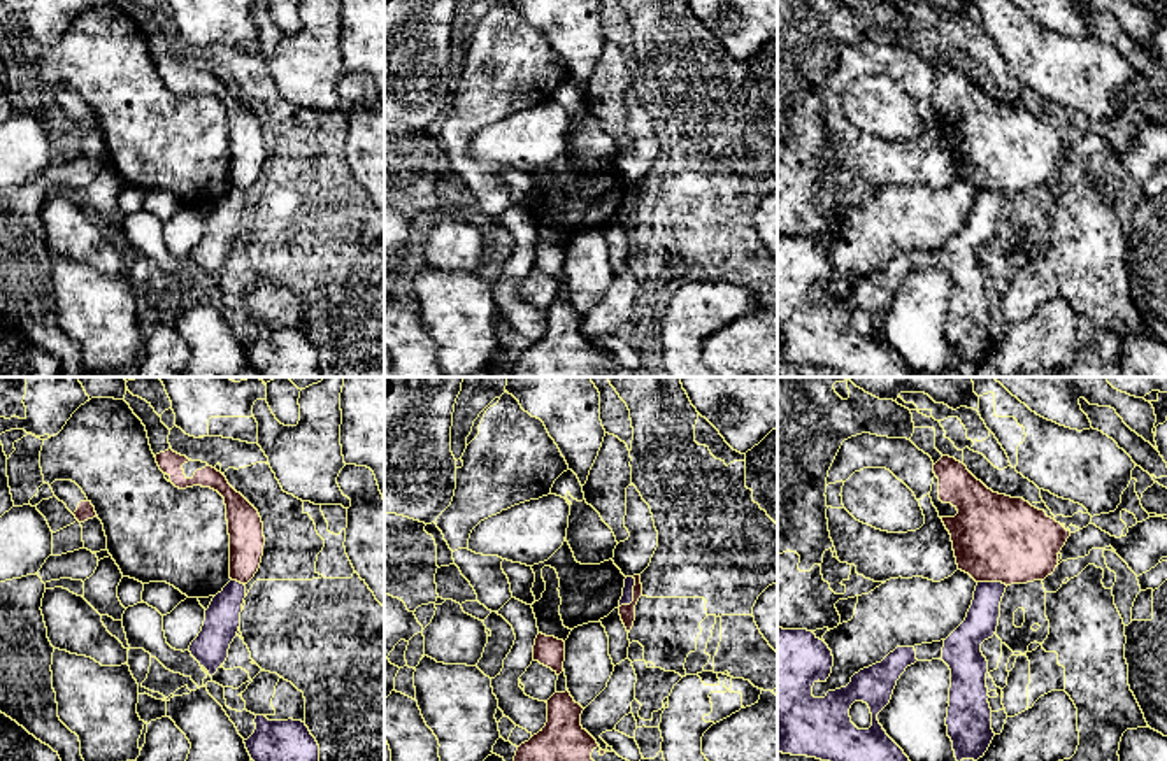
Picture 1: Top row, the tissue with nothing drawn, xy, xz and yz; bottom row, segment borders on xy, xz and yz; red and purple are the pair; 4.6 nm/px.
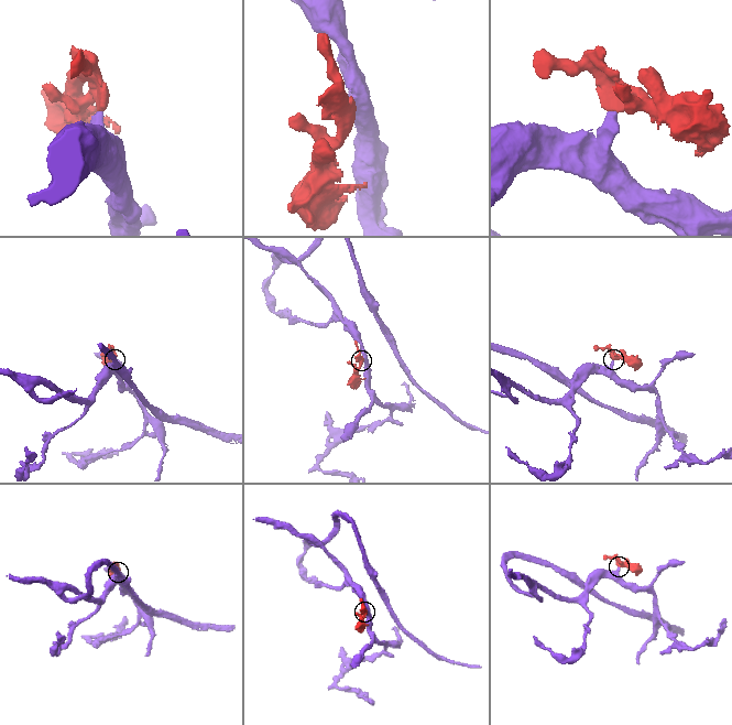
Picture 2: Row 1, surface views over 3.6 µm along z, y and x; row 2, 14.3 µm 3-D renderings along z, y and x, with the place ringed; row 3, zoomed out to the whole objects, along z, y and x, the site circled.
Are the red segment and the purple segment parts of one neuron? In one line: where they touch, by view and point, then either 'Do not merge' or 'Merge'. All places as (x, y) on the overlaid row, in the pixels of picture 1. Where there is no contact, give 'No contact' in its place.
Touches red at xz (634, 595). Do not merge

